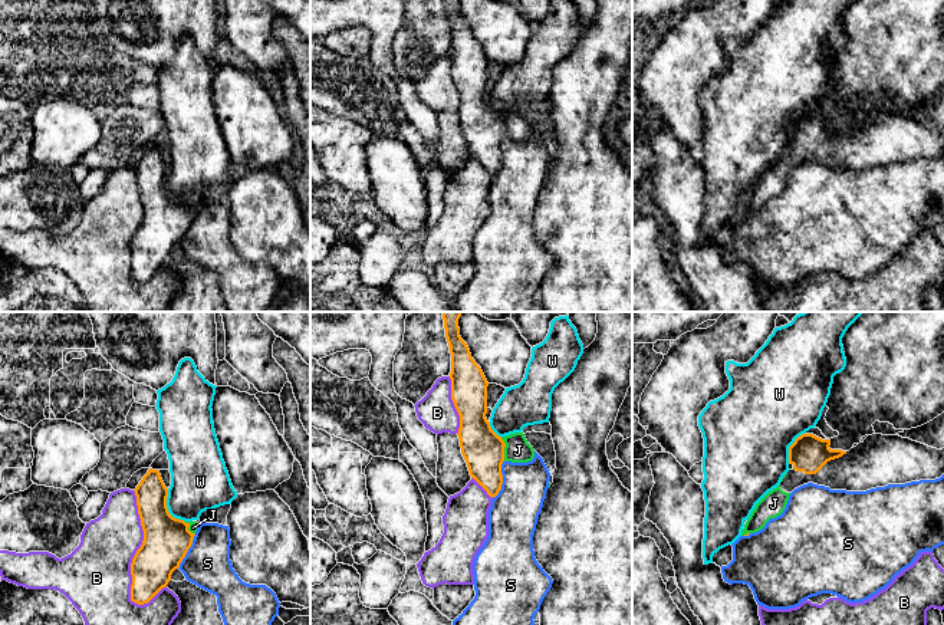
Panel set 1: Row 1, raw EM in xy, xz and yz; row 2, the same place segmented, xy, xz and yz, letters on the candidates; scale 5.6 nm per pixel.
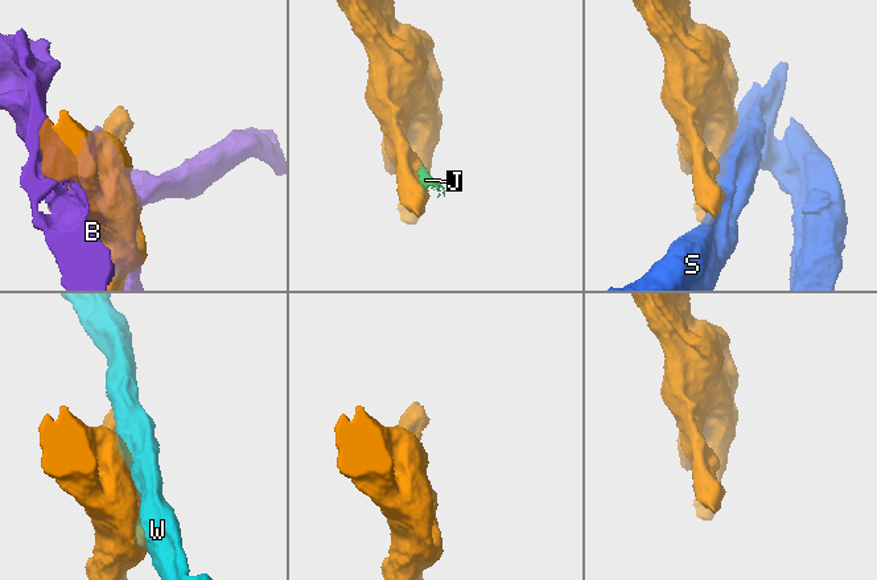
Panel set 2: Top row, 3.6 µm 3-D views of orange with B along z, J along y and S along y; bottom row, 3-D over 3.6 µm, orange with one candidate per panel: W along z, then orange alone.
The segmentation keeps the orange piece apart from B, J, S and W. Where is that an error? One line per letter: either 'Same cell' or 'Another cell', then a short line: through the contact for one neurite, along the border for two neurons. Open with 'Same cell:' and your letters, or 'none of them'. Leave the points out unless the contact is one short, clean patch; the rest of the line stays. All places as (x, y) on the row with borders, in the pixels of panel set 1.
Same cell: J
B: Another cell
J: Same cell
S: Another cell
W: Another cell

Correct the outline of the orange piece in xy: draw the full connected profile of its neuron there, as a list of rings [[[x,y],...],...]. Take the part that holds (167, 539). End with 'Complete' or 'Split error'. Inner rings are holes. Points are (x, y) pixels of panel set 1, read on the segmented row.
[[[149,468],[134,491],[144,540],[131,563],[131,601],[144,605],[168,585],[191,547],[200,523],[170,514],[168,489],[158,470]]]. Split error

